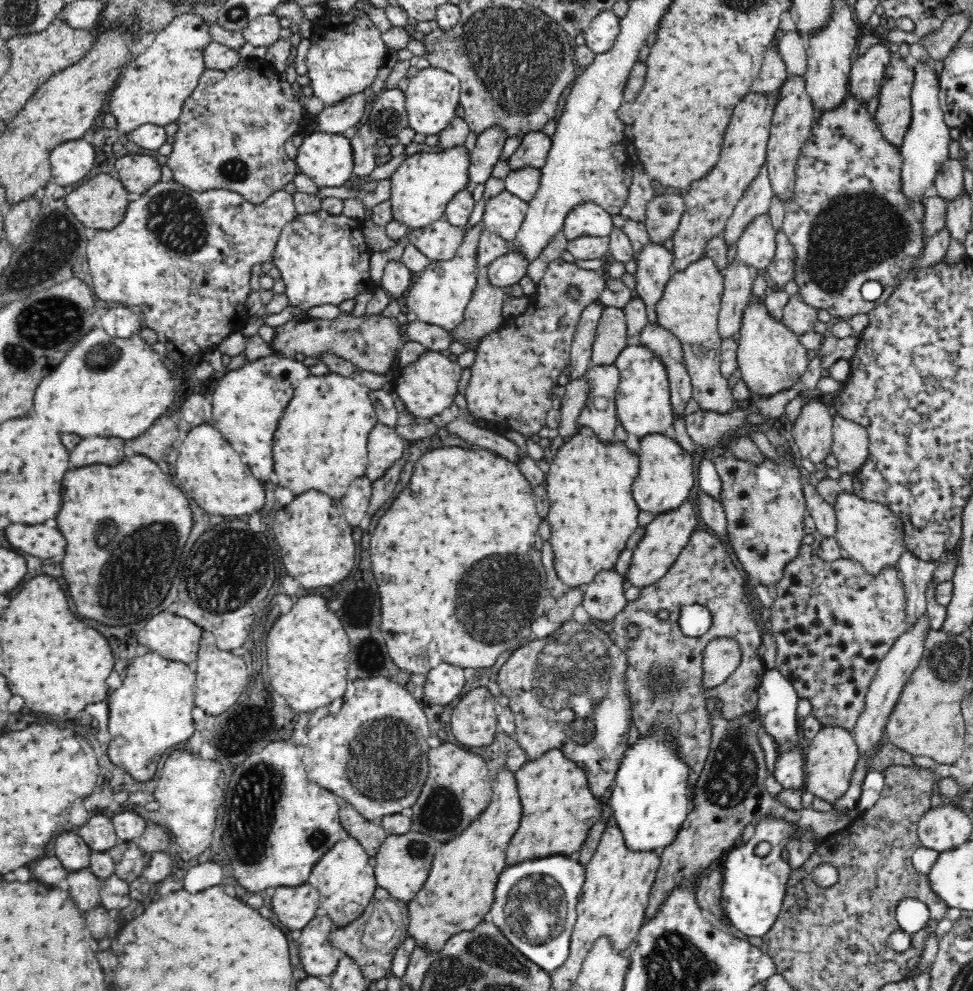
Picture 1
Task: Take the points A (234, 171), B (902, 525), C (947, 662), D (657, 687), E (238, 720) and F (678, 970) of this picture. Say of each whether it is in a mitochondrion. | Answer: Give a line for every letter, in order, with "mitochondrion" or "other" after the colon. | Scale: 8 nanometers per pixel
A: mitochondrion
B: other
C: mitochondrion
D: mitochondrion
E: other
F: mitochondrion

